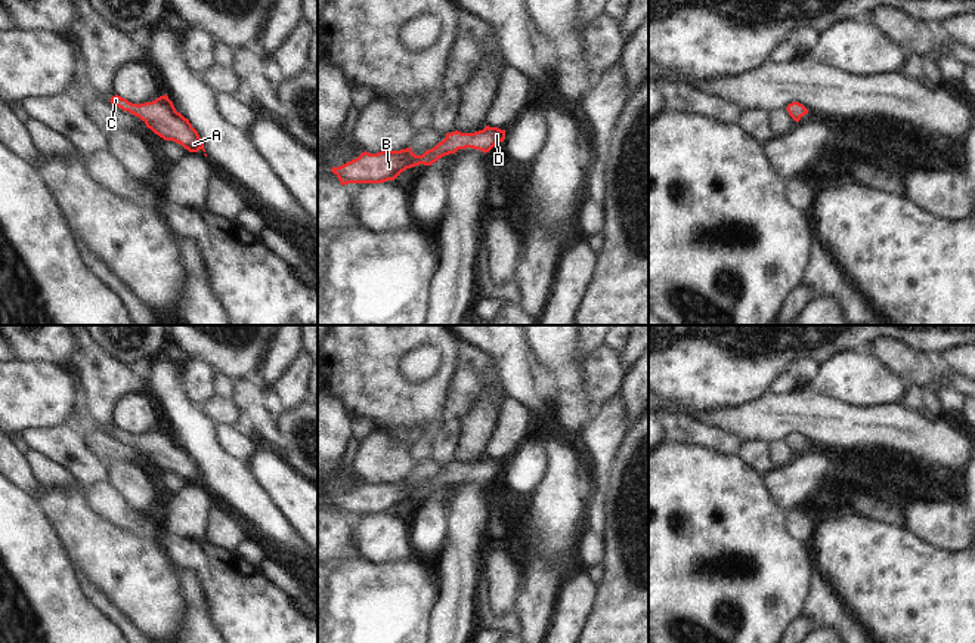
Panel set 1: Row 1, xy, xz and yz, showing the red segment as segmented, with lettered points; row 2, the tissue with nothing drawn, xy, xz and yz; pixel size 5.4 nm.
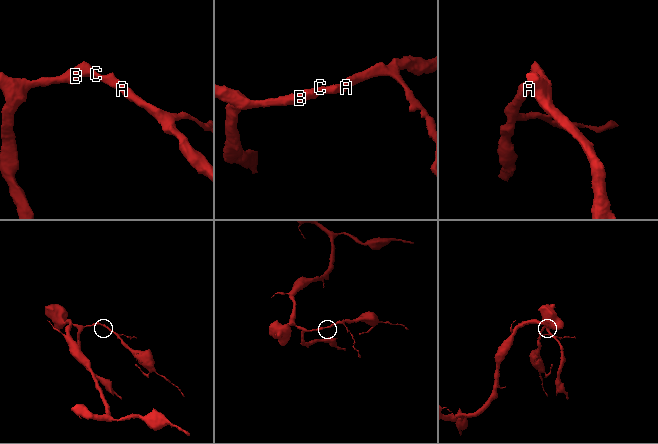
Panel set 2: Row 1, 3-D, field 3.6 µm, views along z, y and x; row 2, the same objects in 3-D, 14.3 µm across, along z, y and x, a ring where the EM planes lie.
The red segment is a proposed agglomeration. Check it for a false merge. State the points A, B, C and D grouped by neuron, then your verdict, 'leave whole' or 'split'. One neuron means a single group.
A B C D; leave whole

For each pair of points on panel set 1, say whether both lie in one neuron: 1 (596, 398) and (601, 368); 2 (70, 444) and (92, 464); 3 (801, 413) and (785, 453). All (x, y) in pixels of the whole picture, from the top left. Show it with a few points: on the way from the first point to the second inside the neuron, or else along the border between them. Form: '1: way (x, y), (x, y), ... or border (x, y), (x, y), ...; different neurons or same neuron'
1: way (597, 390), (601, 376); same neuron
2: way (76, 450), (86, 460); same neuron
3: border (785, 438), (773, 442); different neurons

